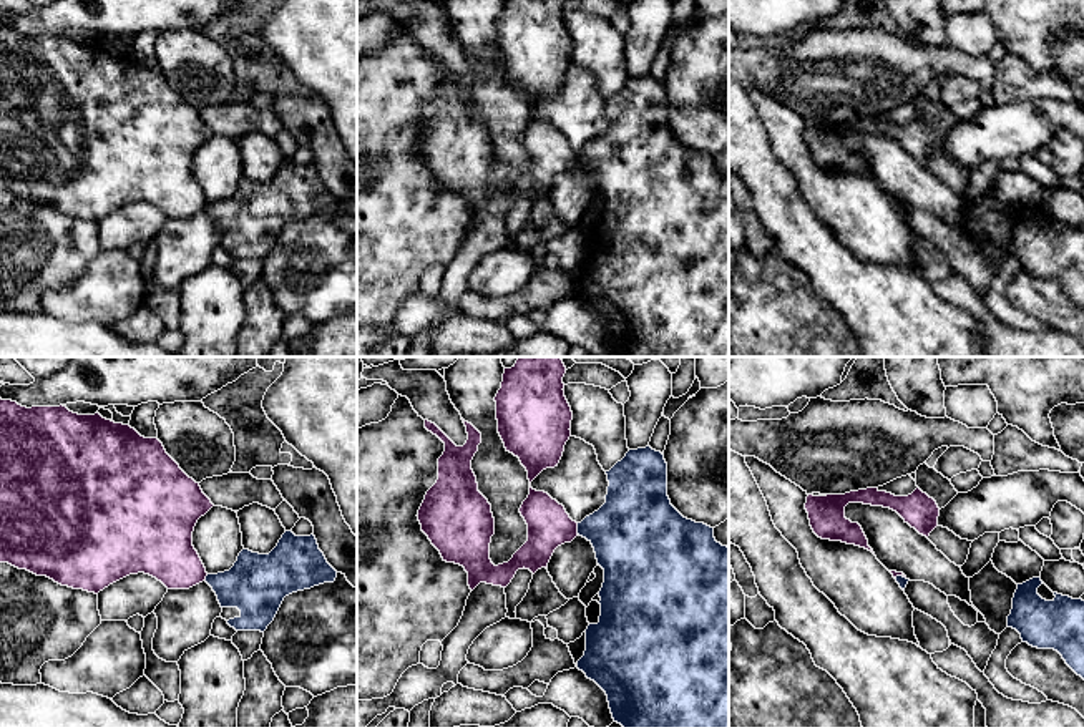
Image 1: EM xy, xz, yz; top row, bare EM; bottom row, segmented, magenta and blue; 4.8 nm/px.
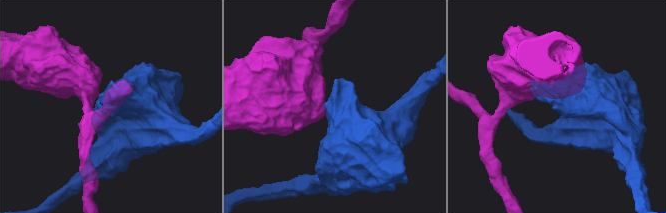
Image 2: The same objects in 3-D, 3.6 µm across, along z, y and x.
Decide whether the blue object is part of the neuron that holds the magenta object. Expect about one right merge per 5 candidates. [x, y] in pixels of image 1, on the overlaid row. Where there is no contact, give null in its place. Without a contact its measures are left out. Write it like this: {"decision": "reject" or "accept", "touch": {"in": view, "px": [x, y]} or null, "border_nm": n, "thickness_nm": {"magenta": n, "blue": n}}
{"decision": "reject", "touch": {"in": "xz", "px": [576, 528]}, "border_nm": 60, "thickness_nm": {"magenta": 200, "blue": 360}}

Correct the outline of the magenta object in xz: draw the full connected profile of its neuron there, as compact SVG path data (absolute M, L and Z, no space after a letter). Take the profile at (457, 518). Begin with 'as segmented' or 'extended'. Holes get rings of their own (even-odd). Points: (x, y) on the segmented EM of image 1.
as segmented | M425 420L425 428L445 443L445 451L438 458L438 480L427 491L417 516L443 561L465 568L471 591L480 583L506 588L518 569L535 574L548 568L554 549L578 536L578 523L548 493L530 486L520 508L528 525L528 541L508 563L495 566L490 559L495 518L471 470L481 433L471 423L463 423L468 440L457 446L435 423Z

